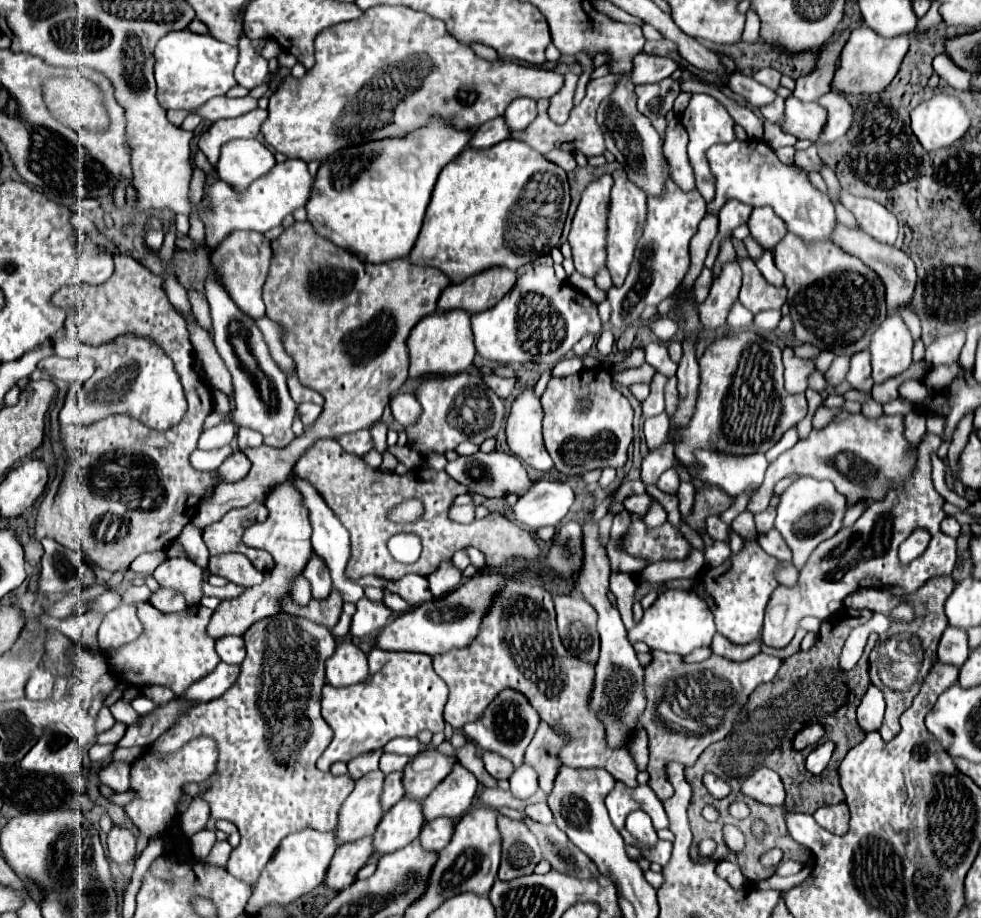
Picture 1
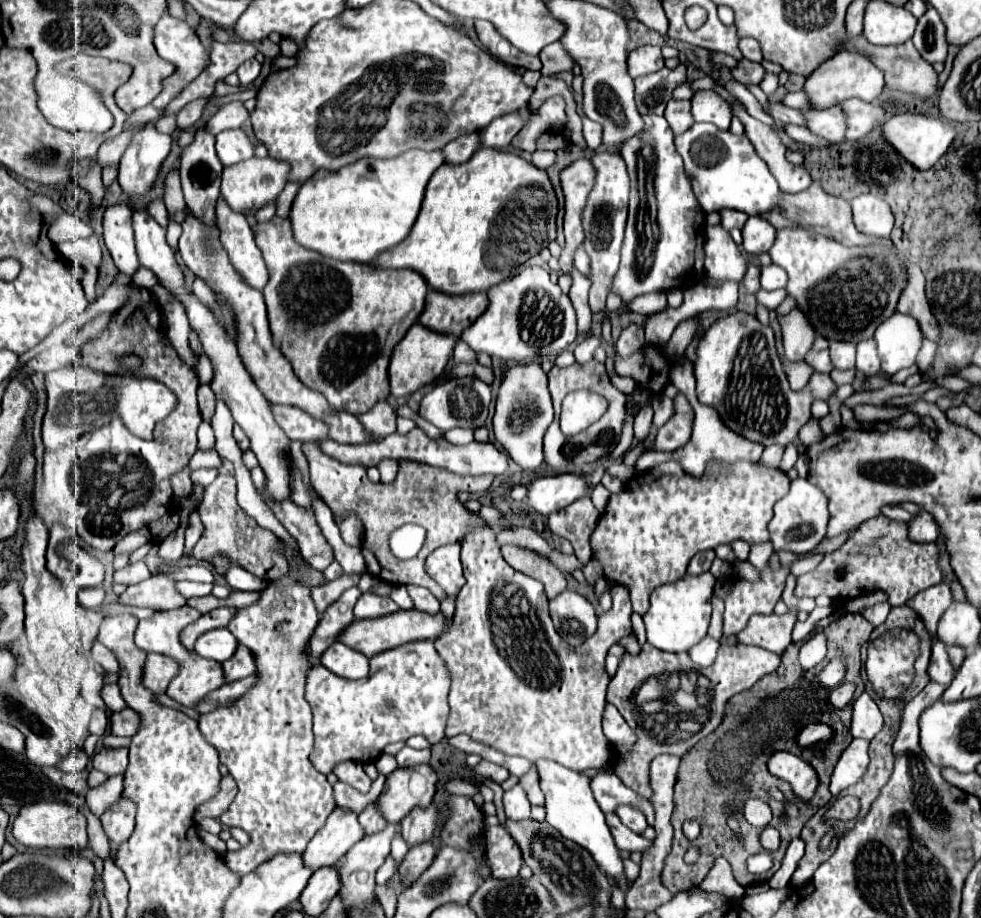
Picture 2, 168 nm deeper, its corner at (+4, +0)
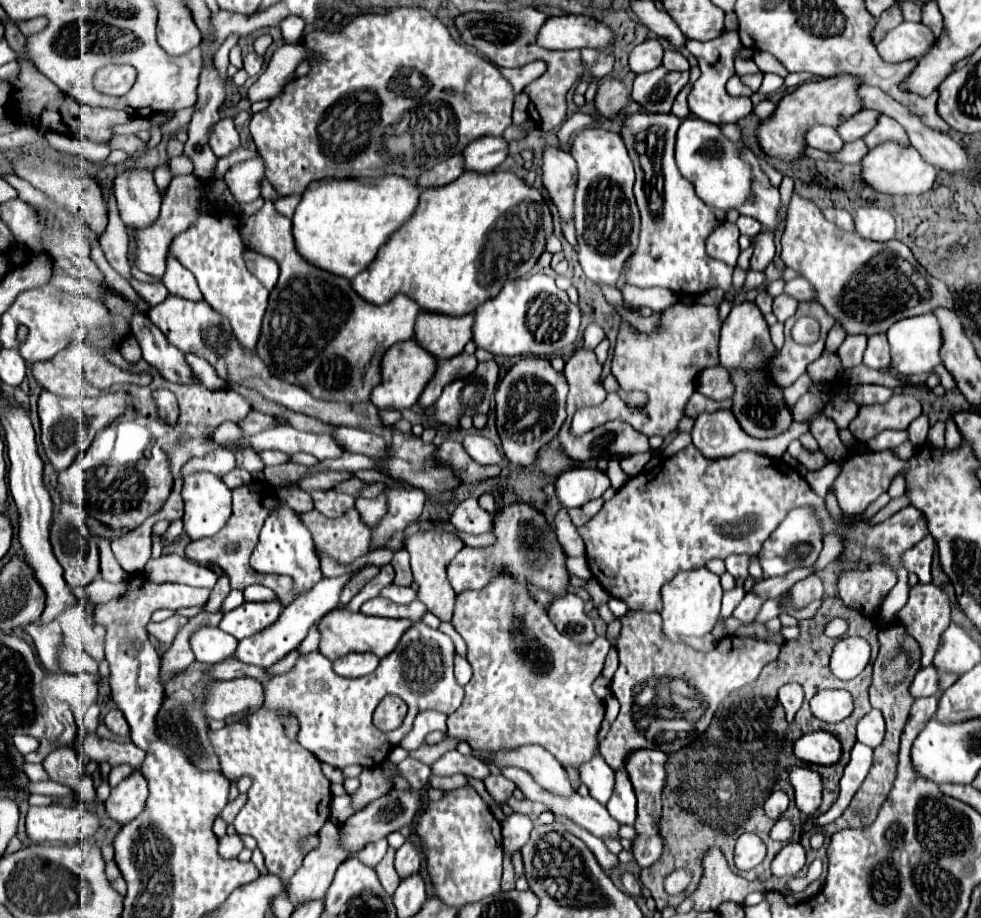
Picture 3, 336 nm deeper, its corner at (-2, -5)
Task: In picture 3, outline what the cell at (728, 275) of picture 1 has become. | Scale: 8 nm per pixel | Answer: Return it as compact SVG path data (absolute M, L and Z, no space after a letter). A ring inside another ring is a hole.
M724 222L720 224L710 236L708 236L708 254L728 266L736 266L736 260L738 260L738 254L740 254L740 248L738 248L738 228L730 222Z

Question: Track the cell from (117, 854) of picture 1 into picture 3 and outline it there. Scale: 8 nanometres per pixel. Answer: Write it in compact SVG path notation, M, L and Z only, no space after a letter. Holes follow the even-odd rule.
M134 770L126 780L122 780L116 788L112 788L108 800L106 800L106 812L112 820L116 820L120 826L126 826L136 818L148 798L148 786L140 770Z

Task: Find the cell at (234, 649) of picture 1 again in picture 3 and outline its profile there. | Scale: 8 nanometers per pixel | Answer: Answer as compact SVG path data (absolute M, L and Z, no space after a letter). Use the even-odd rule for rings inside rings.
M200 628L200 632L192 634L192 650L198 662L216 664L230 656L234 656L238 648L238 640L232 634L220 628Z

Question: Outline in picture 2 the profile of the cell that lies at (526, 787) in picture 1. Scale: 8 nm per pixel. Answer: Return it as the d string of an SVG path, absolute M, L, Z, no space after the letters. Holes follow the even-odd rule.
M514 785L510 791L504 793L504 811L510 821L522 821L530 817L530 801L520 785Z

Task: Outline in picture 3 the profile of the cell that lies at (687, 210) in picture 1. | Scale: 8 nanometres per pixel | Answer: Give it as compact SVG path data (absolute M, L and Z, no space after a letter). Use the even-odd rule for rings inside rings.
M638 112L624 120L622 140L634 162L634 196L642 218L638 248L628 258L626 284L638 288L668 288L678 296L696 296L712 288L724 288L724 292L730 292L734 270L706 254L706 238L725 221L727 211L704 206L694 194L692 182L680 174L674 160L678 126L680 120L672 112Z

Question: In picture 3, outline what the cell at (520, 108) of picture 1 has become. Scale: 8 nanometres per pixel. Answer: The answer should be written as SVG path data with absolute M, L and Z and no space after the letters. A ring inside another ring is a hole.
M482 136L464 148L464 162L468 162L468 170L476 172L492 172L498 168L508 156L508 142L502 136Z

